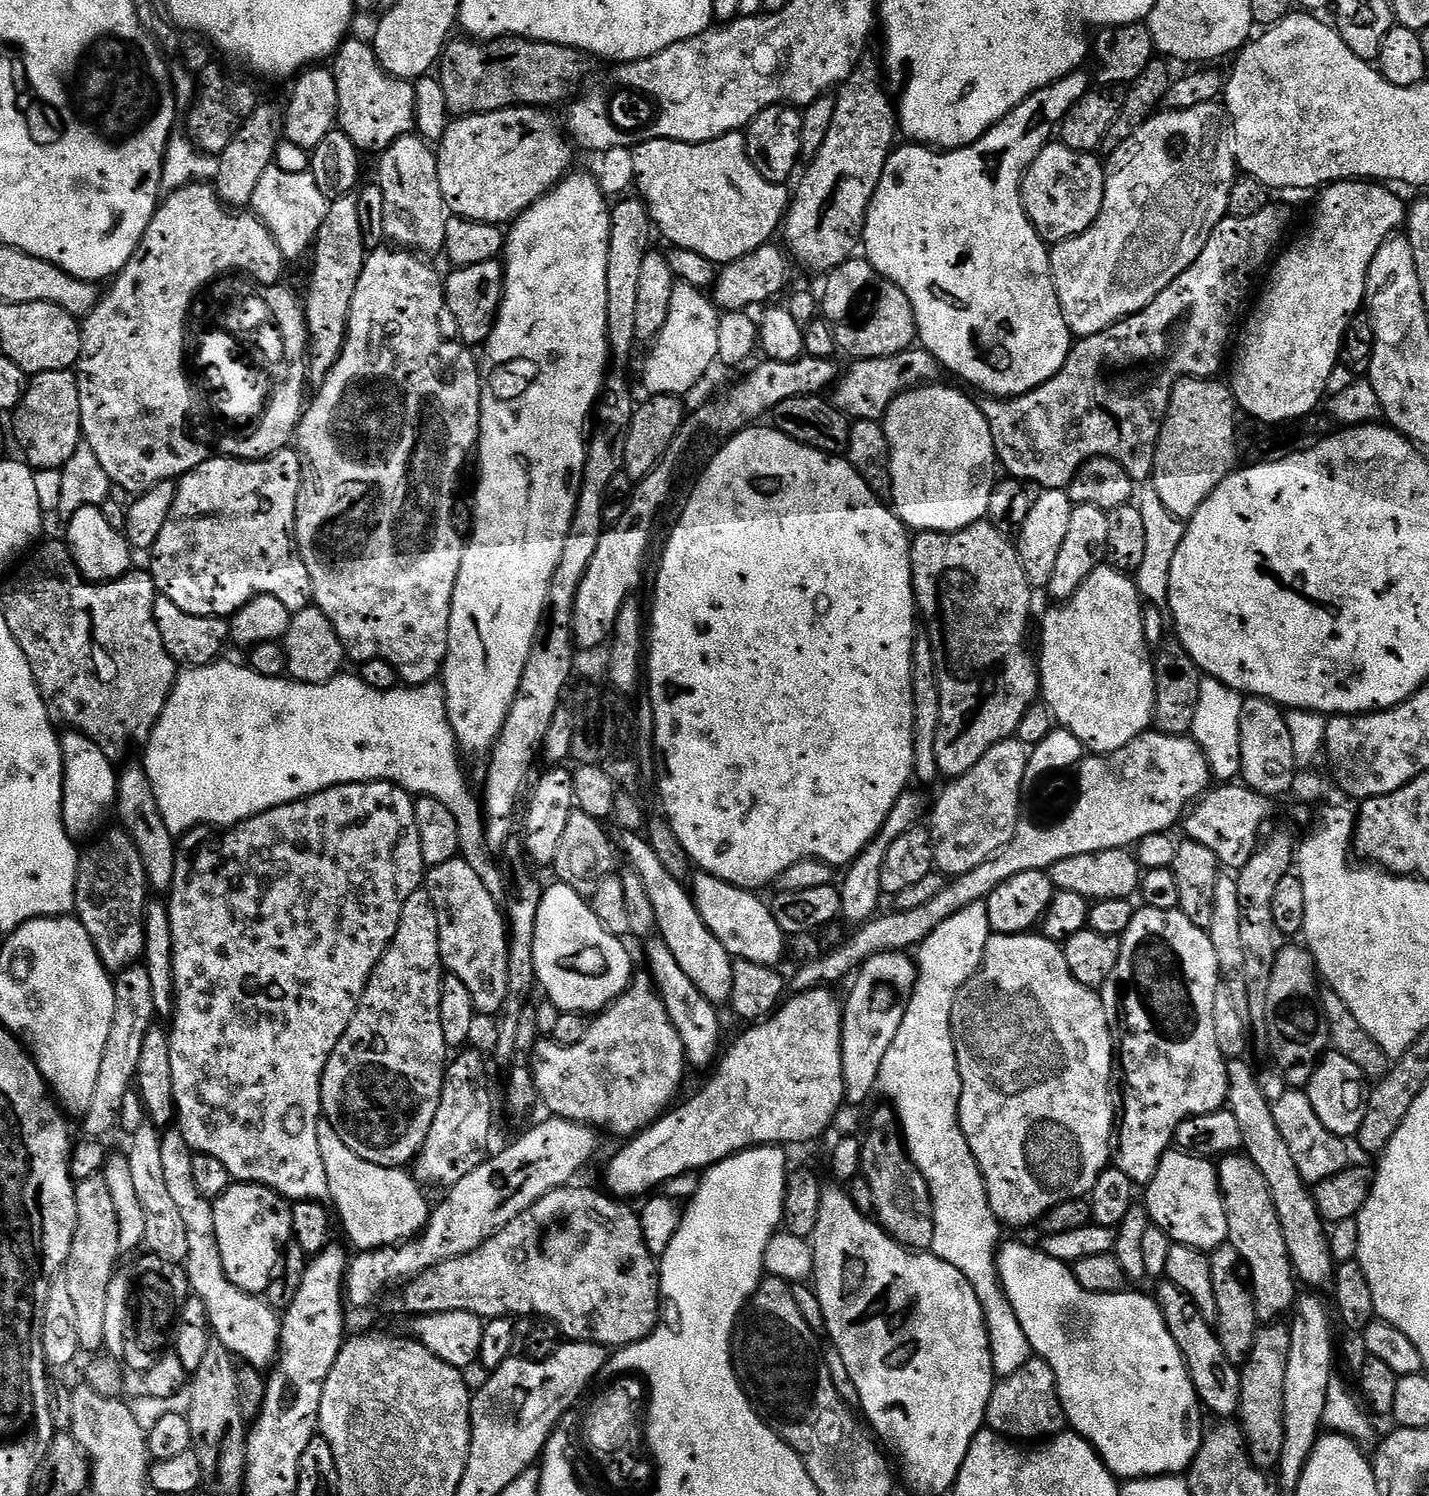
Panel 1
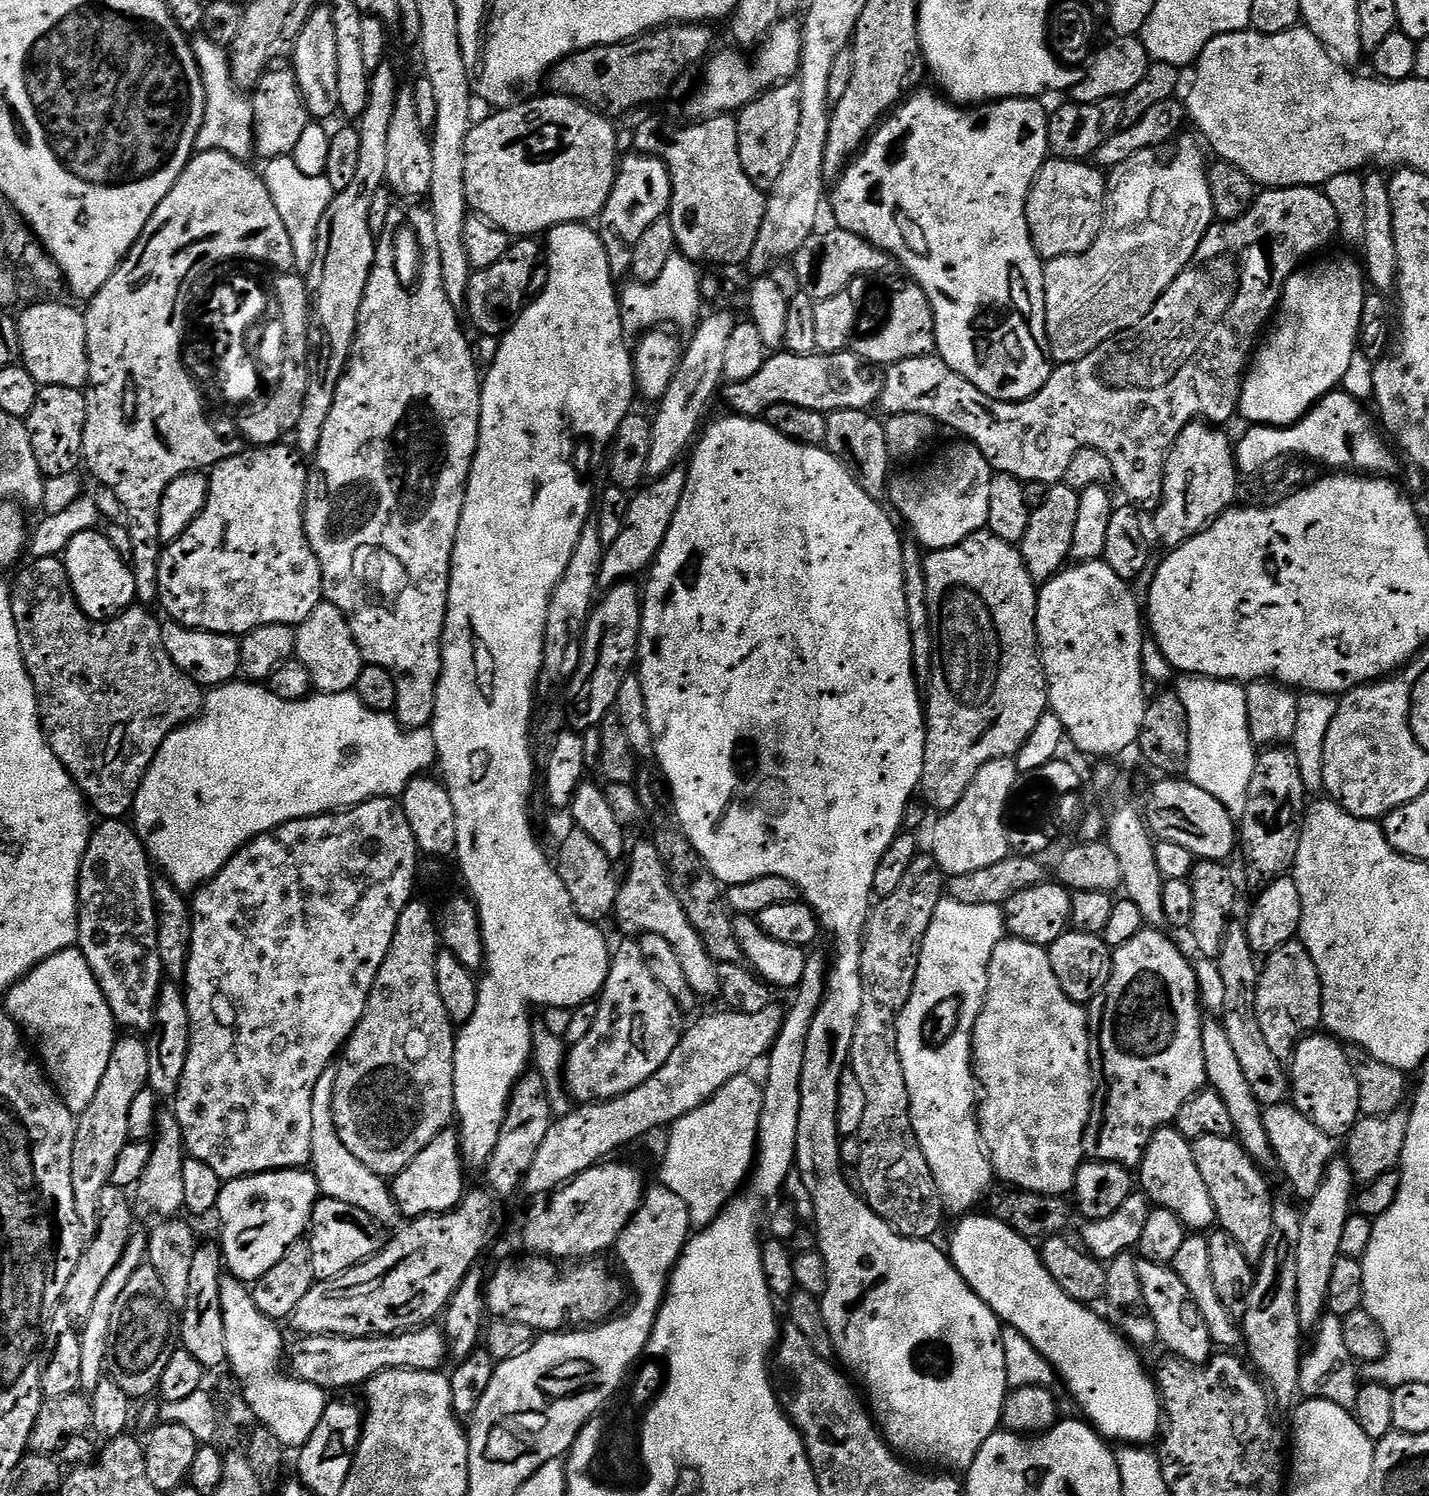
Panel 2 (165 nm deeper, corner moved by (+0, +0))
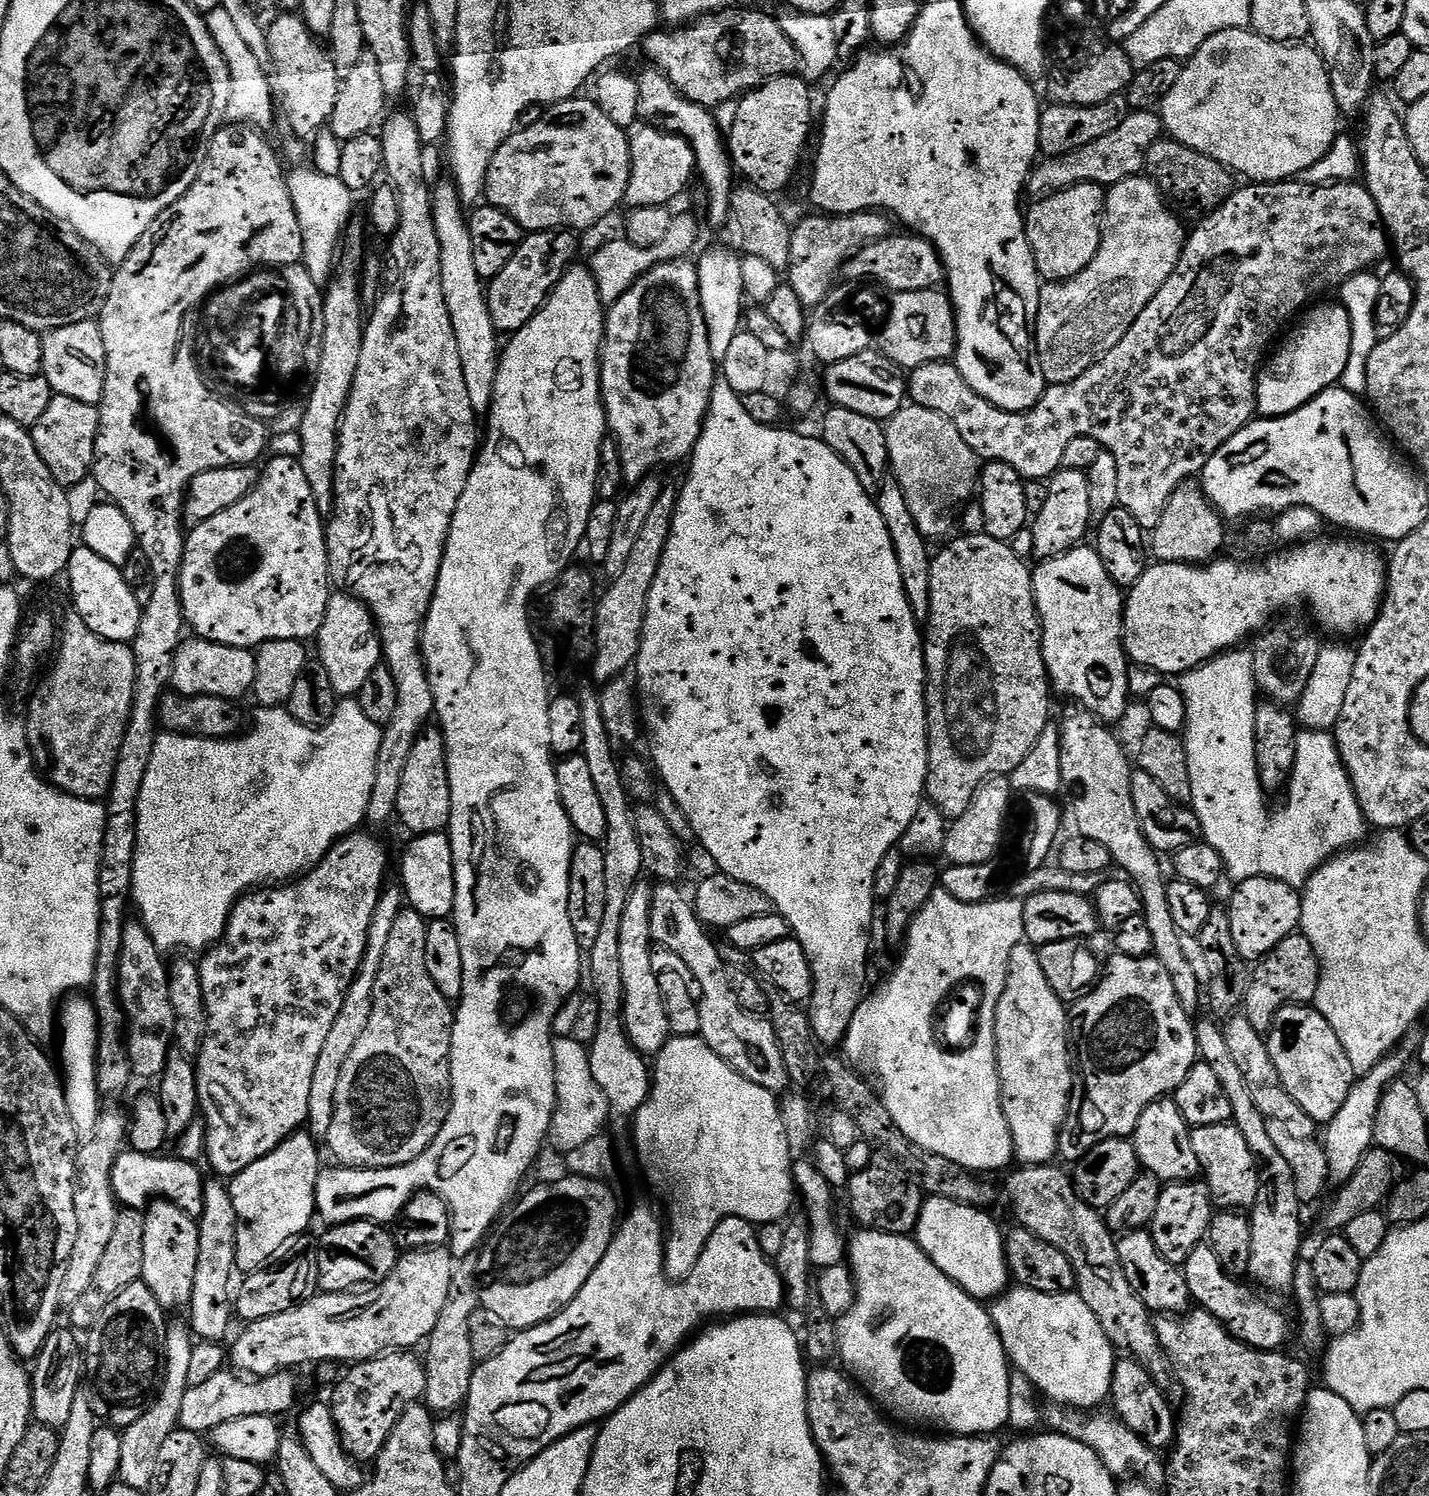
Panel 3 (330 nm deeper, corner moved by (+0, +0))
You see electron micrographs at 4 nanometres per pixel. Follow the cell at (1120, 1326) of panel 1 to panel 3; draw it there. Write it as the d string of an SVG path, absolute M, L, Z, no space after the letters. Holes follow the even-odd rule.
M928 1196L916 1223L914 1239L952 1281L977 1298L996 1298L1009 1287L1010 1273L1004 1253L1005 1233L983 1208L971 1208L950 1198Z

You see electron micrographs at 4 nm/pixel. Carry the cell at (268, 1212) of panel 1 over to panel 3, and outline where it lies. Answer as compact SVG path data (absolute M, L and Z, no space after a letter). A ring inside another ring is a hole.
M307 1131L294 1133L286 1142L282 1142L266 1158L254 1162L246 1170L231 1177L230 1187L234 1198L234 1210L238 1210L238 1238L236 1239L236 1267L241 1273L257 1272L273 1256L277 1256L291 1240L303 1236L309 1231L308 1223L316 1211L316 1183L322 1171L317 1141Z

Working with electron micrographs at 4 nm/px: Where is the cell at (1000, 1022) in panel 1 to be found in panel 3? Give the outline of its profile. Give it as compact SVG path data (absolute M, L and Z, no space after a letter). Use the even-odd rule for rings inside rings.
M1022 942L1010 954L1010 967L1002 998L996 1007L996 1065L1000 1075L1000 1097L1006 1122L1016 1151L1015 1159L1021 1165L1052 1164L1060 1146L1060 1129L1070 1116L1074 1095L1074 1052L1070 1047L1070 1012L1059 1000L1042 974L1040 953L1033 945Z

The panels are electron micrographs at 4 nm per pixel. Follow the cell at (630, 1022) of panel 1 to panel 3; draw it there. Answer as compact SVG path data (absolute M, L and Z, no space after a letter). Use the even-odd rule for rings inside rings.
M647 882L637 884L626 902L626 910L622 913L622 970L624 971L624 1025L628 1031L630 1042L645 1054L659 1054L670 1038L668 1015L662 1002L662 990L658 990L658 978L654 970L652 954L654 941L650 928L650 910L652 906L653 885Z

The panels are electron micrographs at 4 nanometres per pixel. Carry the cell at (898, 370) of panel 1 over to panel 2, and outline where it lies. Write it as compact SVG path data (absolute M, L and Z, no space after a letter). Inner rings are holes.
M1319 187L1273 188L1261 191L1252 204L1252 209L1245 216L1237 220L1213 223L1211 230L1202 238L1191 264L1180 272L1176 281L1156 299L1156 304L1150 310L1150 314L1146 314L1146 318L1142 318L1142 322L1126 329L1125 332L1111 336L1109 340L1102 342L1094 350L1090 350L1090 354L1086 354L1086 358L1073 364L1053 367L1046 386L1042 386L1042 390L1038 390L1038 394L1025 400L995 400L990 398L990 394L982 394L982 390L978 390L978 386L974 386L974 382L962 378L962 374L958 374L950 366L946 366L946 362L941 360L939 355L933 354L918 358L906 358L897 364L887 365L886 371L883 373L884 385L878 401L879 407L884 407L888 416L913 412L929 416L936 421L937 425L944 427L945 424L946 427L953 428L960 435L957 437L976 444L978 450L982 450L982 454L993 473L1005 472L1011 476L1017 476L1019 480L1025 482L1032 480L1048 485L1059 484L1063 481L1066 469L1070 467L1070 458L1074 458L1074 454L1078 454L1080 448L1102 450L1102 454L1106 454L1106 458L1110 458L1110 462L1114 466L1115 483L1117 485L1120 483L1121 490L1132 499L1129 501L1144 510L1155 509L1162 498L1166 458L1170 454L1178 434L1182 434L1182 430L1188 424L1196 421L1207 422L1213 426L1224 426L1227 425L1226 422L1232 415L1234 417L1237 415L1240 406L1240 385L1246 375L1246 369L1253 359L1254 349L1257 347L1266 325L1273 319L1284 290L1284 283L1307 261L1304 260L1307 256L1312 256L1319 248L1326 247L1335 238L1336 228L1340 227L1341 223L1336 216L1334 206L1330 206L1330 198L1326 198L1326 194Z

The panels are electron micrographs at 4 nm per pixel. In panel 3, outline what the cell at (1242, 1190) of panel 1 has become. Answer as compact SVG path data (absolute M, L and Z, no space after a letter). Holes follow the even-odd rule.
M1229 1122L1218 1126L1202 1126L1192 1128L1192 1141L1194 1142L1194 1154L1198 1154L1198 1162L1202 1169L1203 1183L1208 1185L1212 1195L1213 1205L1220 1210L1248 1210L1258 1198L1258 1186L1260 1185L1260 1170L1255 1154L1250 1150L1242 1130L1238 1130L1235 1124Z

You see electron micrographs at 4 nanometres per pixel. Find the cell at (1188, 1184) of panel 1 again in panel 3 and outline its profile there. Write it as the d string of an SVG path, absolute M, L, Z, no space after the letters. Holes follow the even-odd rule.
M1175 1099L1155 1100L1150 1106L1146 1106L1146 1110L1138 1118L1134 1143L1141 1169L1154 1174L1162 1182L1183 1184L1184 1181L1195 1180L1201 1175L1198 1154L1194 1154L1192 1128L1182 1118L1182 1110L1178 1110Z

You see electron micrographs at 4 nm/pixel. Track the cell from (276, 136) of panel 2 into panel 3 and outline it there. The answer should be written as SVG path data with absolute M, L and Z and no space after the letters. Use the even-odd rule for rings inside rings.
M280 14L272 25L267 25L266 31L270 50L270 79L274 85L274 98L278 103L279 115L280 112L284 115L284 120L295 139L301 142L311 141L318 133L325 131L328 121L332 119L342 77L336 73L329 49L309 30L303 16Z

